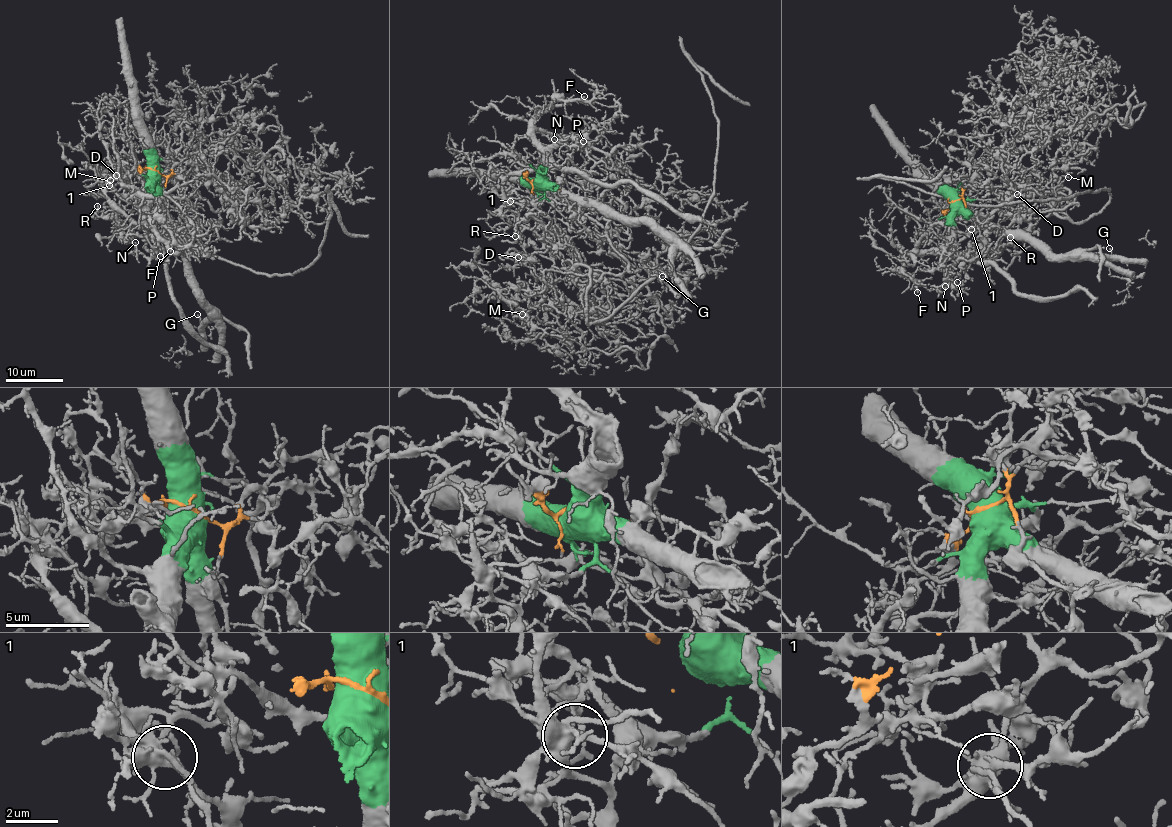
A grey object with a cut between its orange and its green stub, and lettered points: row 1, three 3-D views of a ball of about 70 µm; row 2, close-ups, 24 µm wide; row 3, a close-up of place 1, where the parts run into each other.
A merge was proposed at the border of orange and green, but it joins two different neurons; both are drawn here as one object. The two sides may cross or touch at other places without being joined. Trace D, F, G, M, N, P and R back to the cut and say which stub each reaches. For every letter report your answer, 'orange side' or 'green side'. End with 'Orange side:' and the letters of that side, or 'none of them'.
D: orange side
F: green side
G: green side
M: orange side
N: green side
P: green side
R: orange side
Orange side: D, M, R

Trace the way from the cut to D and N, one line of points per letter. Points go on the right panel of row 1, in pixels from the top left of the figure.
D: (951, 202), (962, 196), (961, 180), (985, 185), (1005, 205), (1035, 212), (1014, 220), (1028, 209), (1017, 194)
N: (953, 202), (950, 245), (943, 250), (944, 267), (945, 273), (959, 288), (945, 286)

